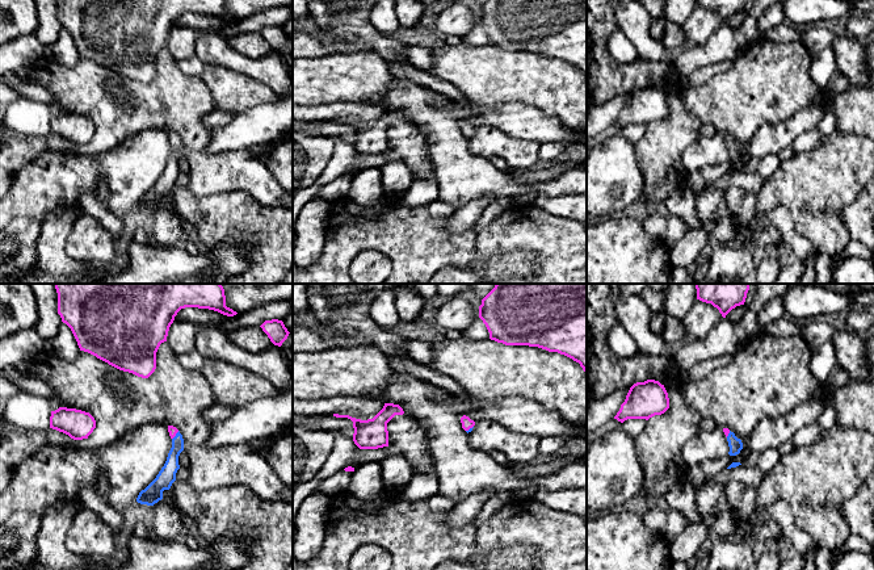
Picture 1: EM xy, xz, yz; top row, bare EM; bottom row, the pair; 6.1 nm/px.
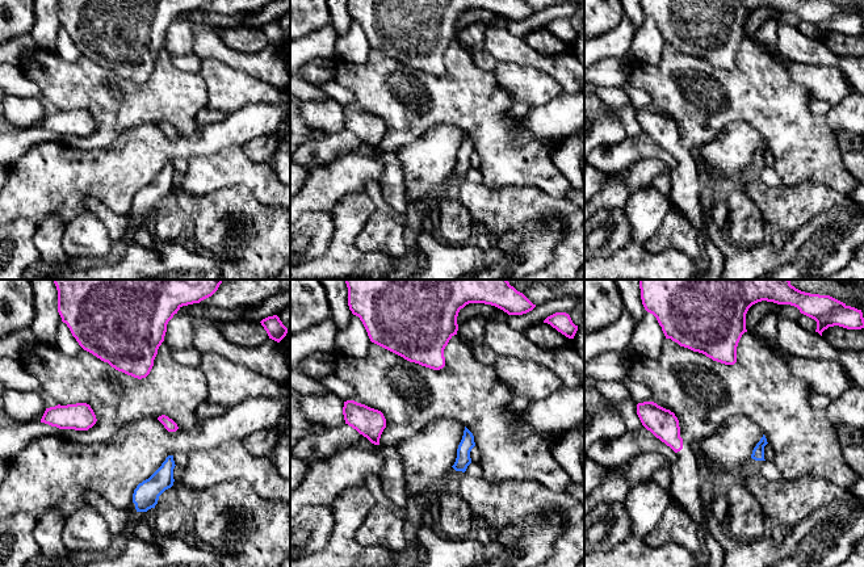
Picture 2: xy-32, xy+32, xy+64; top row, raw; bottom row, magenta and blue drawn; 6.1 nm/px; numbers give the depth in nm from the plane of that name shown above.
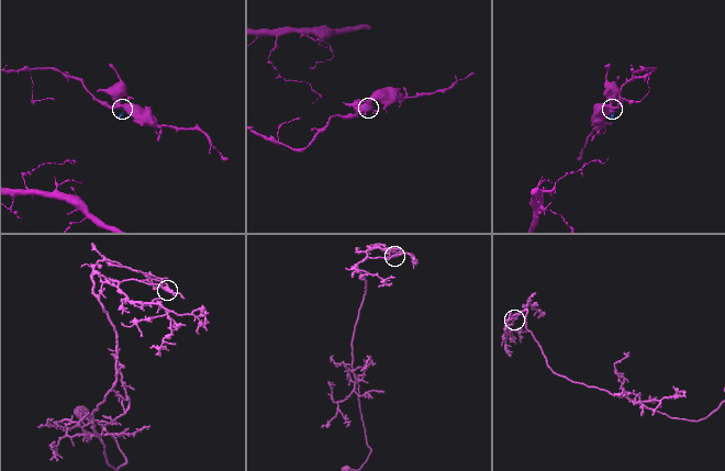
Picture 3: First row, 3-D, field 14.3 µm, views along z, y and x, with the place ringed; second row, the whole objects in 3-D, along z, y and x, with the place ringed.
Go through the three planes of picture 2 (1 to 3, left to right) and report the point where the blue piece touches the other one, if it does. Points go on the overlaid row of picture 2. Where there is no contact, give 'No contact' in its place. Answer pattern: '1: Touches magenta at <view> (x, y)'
1: No contact
2: No contact
3: No contact

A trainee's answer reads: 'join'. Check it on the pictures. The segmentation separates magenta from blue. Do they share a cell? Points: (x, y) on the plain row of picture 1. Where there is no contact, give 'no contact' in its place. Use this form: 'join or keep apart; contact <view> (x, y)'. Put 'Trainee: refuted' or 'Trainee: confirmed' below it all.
join; contact xy (175, 141)
Trainee: confirmed

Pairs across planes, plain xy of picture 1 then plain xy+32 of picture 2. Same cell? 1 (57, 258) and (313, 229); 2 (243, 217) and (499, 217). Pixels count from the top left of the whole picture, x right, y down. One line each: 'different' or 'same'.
1: different
2: same

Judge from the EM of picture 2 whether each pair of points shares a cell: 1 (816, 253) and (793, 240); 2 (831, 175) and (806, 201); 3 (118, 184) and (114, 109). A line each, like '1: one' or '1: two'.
1: one
2: two
3: two

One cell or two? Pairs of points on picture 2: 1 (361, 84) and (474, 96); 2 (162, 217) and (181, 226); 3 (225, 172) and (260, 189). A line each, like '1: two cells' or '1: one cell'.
1: one cell
2: one cell
3: one cell

